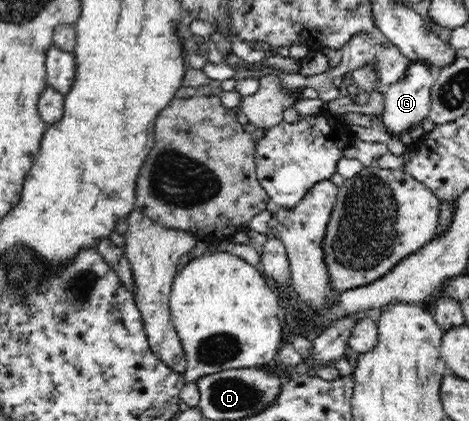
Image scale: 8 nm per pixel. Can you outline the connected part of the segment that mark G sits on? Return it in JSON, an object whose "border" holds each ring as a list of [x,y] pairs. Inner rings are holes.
{"border":[[[408,60],[408,68],[404,76],[384,88],[384,104],[386,109],[382,114],[382,121],[388,127],[388,135],[392,138],[398,138],[398,134],[407,131],[414,126],[418,126],[429,116],[429,110],[432,102],[432,86],[435,79],[432,75],[433,66],[423,60]]]}

